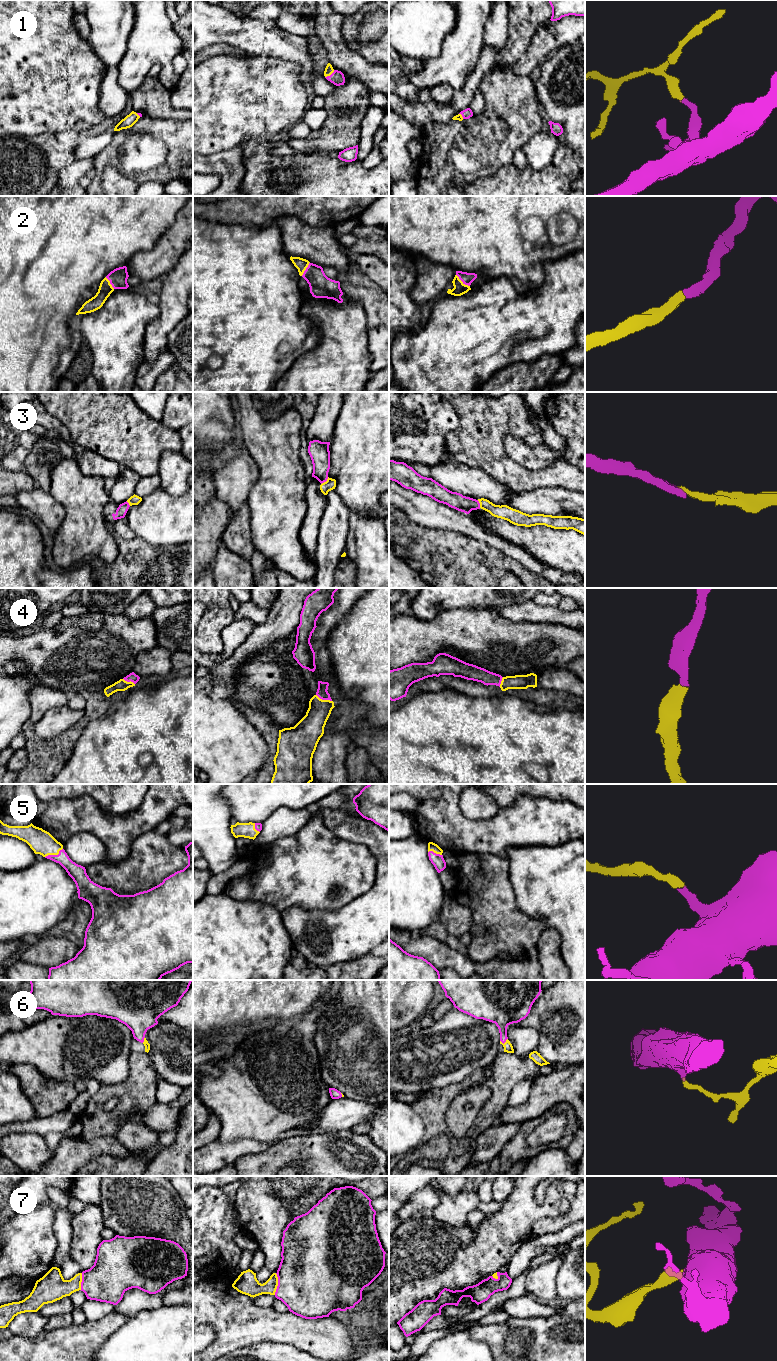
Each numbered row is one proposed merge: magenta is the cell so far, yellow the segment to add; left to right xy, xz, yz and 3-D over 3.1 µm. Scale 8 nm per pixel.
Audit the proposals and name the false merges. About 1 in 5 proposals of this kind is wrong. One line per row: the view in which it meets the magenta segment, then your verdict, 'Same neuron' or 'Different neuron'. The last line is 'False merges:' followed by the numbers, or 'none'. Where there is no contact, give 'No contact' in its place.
1: Touches magenta in xz. Same neuron
2: Touches magenta in yz. Same neuron
3: Touches magenta in xz. Same neuron
4: Touches magenta in xz. Same neuron
5: Touches magenta in xy. Same neuron
6: Touches magenta in yz. Same neuron
7: Touches magenta in xz. Same neuron
False merges: none

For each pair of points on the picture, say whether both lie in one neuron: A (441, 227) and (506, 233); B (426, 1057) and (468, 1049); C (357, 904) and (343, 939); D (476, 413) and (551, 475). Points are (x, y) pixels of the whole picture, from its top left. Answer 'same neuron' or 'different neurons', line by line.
A: same neuron
B: same neuron
C: same neuron
D: same neuron

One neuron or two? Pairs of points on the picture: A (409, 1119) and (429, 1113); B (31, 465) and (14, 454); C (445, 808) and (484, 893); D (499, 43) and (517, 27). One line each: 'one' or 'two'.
A: two
B: two
C: two
D: two

